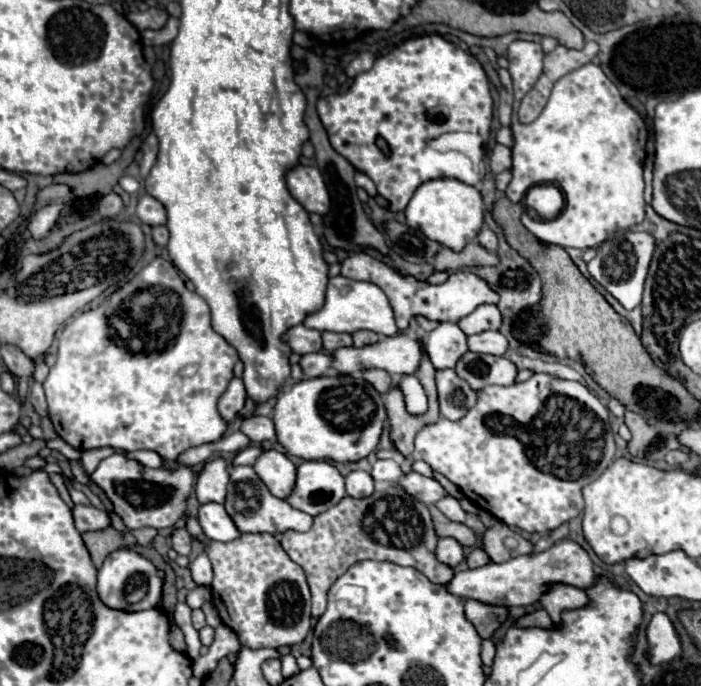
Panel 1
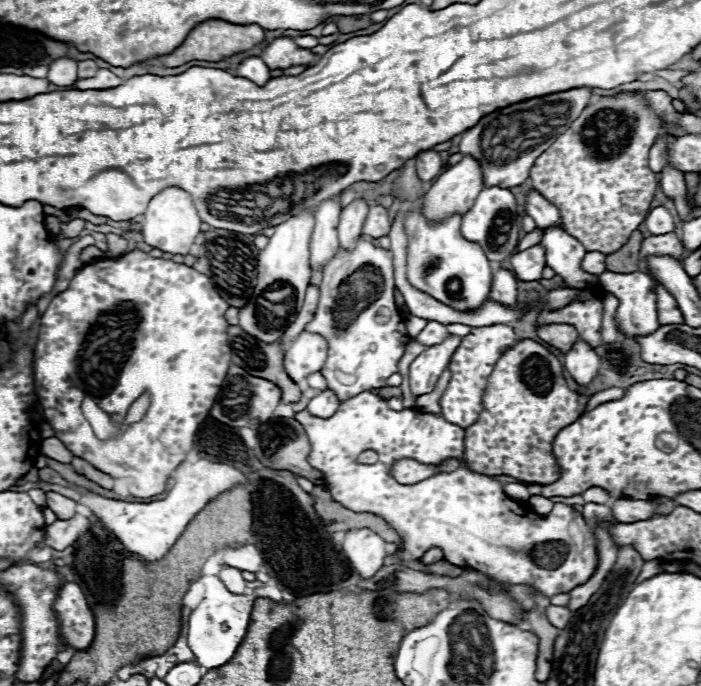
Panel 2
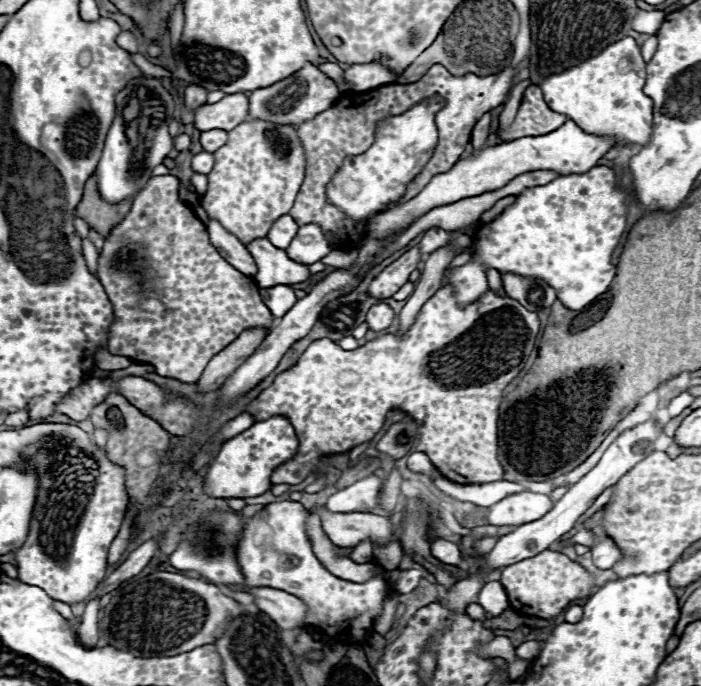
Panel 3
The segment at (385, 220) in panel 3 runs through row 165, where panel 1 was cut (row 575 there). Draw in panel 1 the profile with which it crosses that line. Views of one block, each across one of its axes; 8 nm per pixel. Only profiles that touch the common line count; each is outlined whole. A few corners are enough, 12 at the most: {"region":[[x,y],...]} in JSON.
{"region":[[572,540],[456,572],[452,594],[492,606],[540,606],[556,584],[594,586]]}

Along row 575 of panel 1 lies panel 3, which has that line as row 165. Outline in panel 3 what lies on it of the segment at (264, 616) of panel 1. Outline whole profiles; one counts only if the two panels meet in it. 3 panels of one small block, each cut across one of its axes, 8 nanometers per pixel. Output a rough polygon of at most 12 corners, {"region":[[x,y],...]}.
{"region":[[248,120],[214,152],[200,206],[242,244],[304,180],[296,126]]}

